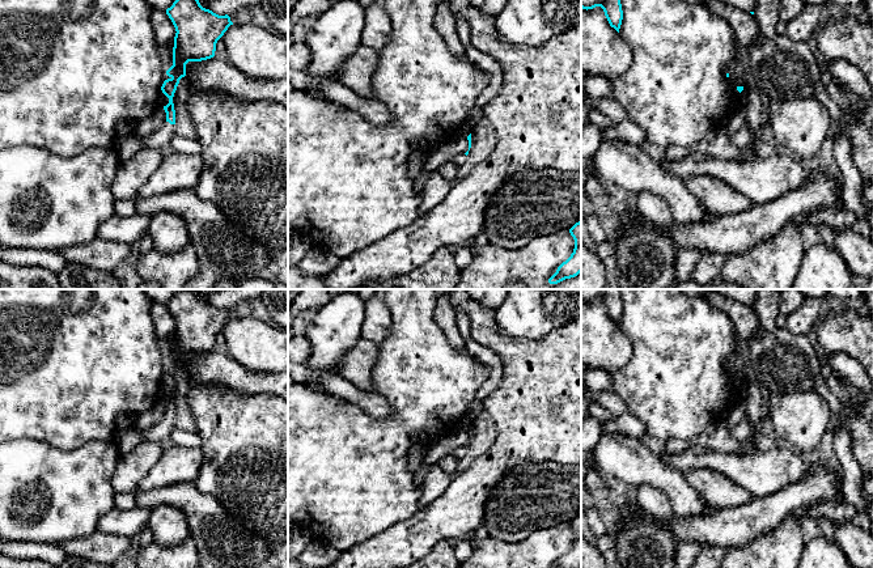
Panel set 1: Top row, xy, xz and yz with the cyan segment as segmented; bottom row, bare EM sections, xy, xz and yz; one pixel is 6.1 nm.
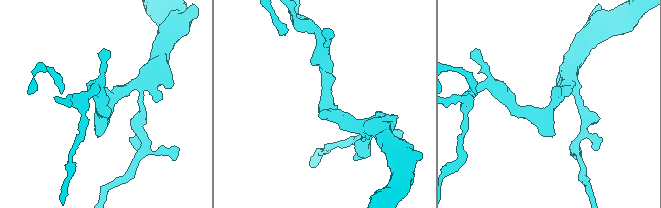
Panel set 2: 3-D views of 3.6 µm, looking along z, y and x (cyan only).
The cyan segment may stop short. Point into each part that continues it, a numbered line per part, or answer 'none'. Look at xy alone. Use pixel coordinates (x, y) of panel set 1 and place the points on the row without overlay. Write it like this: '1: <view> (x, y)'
1: xy (161, 431)

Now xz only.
none

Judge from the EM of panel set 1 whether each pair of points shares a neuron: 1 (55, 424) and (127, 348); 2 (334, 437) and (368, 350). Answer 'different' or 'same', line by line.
1: same
2: different

